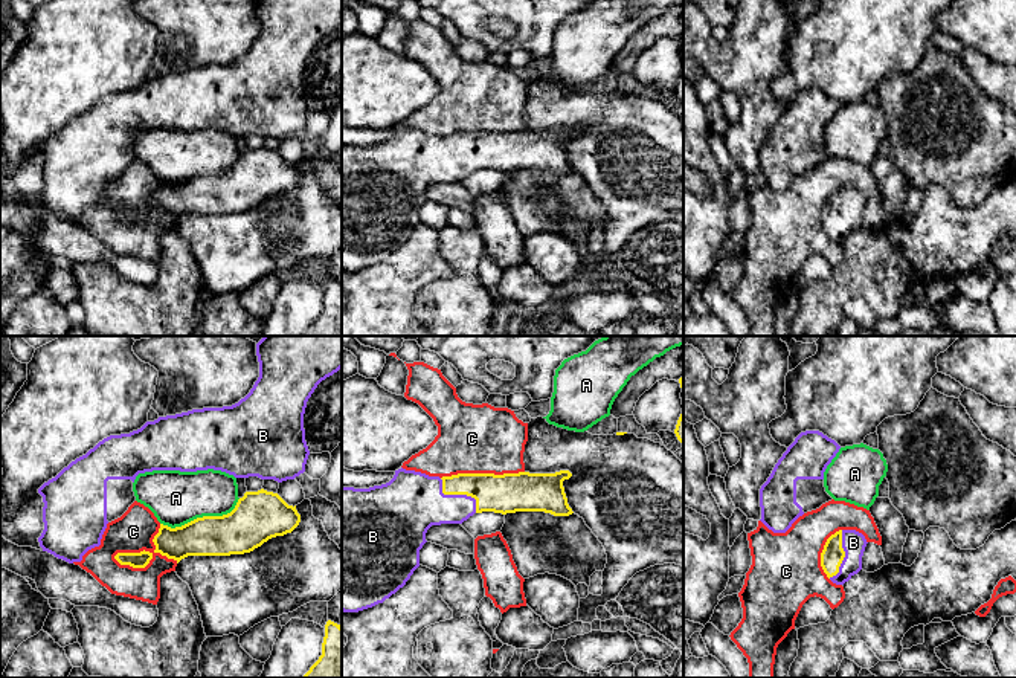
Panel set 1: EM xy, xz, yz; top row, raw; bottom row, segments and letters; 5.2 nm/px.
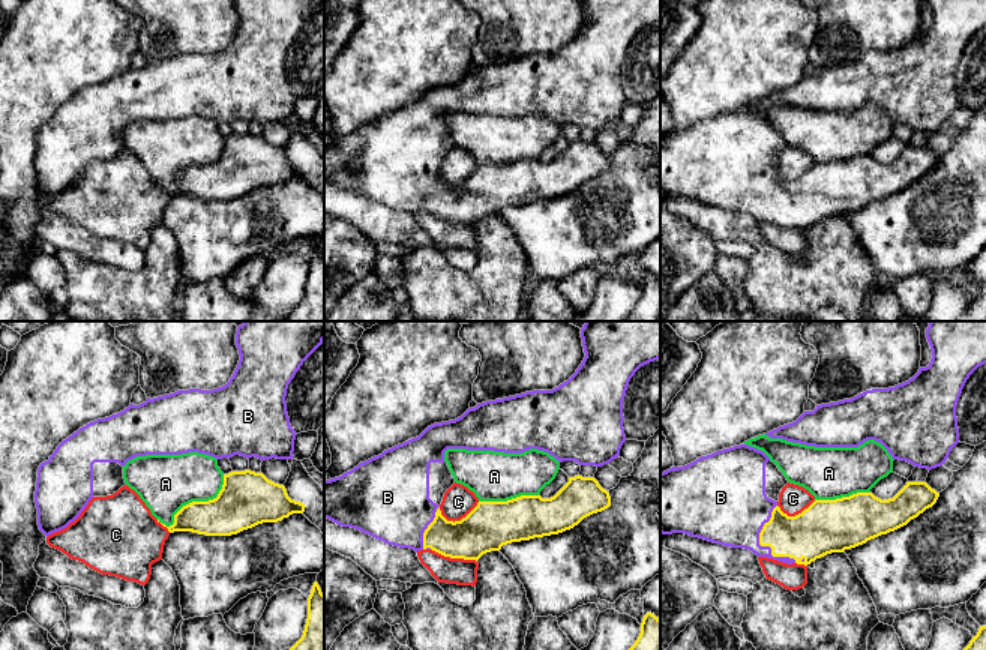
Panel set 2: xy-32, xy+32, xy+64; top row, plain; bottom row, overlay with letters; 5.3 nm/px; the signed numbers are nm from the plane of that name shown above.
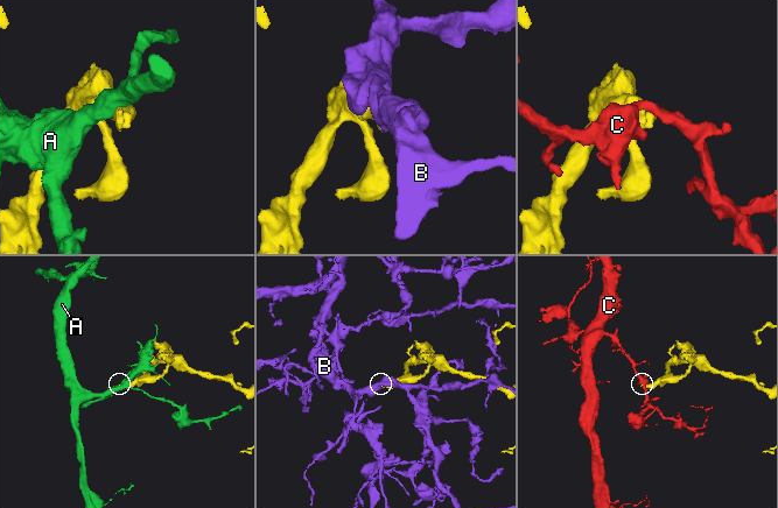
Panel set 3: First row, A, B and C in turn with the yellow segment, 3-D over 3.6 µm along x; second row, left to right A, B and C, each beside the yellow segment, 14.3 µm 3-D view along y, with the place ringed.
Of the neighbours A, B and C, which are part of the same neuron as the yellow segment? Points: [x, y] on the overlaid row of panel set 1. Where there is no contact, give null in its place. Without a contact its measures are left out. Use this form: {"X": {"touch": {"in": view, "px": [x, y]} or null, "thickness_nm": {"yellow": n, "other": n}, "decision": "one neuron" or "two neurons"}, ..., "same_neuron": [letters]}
{"A": {"touch": {"in": "xy", "px": [203, 516]}, "thickness_nm": {"yellow": 240, "other": 280}, "decision": "two neurons"}, "B": {"touch": {"in": "xz", "px": [458, 493]}, "thickness_nm": {"yellow": 200, "other": 320}, "decision": "one neuron"}, "C": {"touch": {"in": "xy", "px": [144, 550]}, "thickness_nm": {"yellow": 80, "other": 220}, "decision": "two neurons"}, "same_neuron": ["B"]}

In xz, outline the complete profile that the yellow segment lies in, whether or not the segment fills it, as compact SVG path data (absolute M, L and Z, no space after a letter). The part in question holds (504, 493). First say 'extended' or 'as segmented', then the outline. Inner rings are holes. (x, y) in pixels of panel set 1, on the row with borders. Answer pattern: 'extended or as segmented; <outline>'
extended; M398 469L394 478L369 489L342 487L342 611L358 612L383 603L406 585L420 567L420 550L432 525L462 524L474 513L545 512L569 516L563 481L569 470L555 473L458 473L429 476Z

